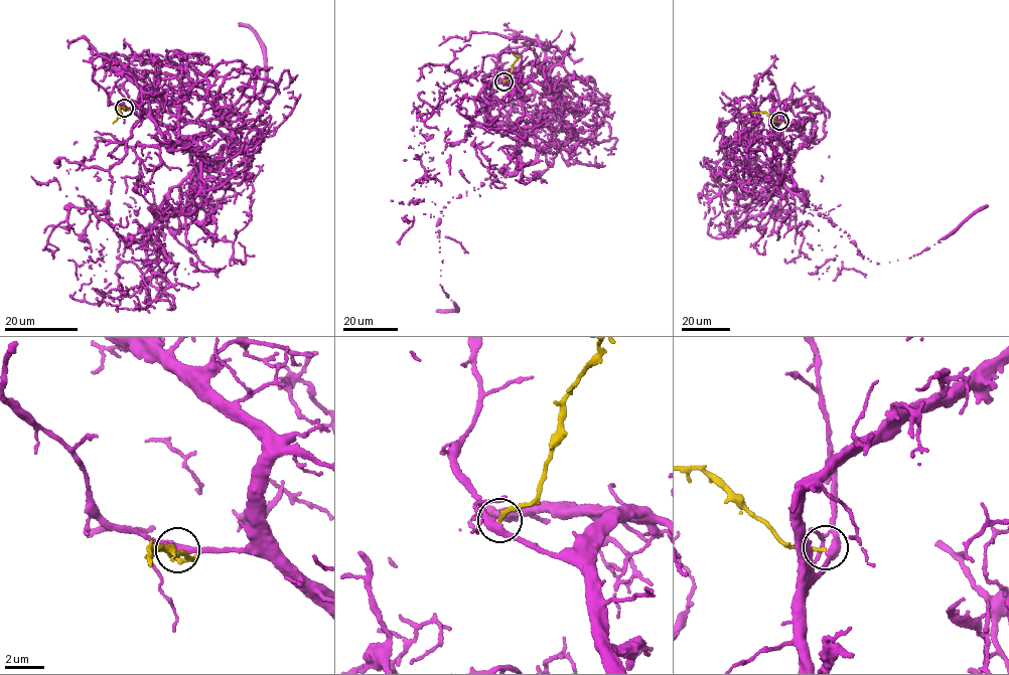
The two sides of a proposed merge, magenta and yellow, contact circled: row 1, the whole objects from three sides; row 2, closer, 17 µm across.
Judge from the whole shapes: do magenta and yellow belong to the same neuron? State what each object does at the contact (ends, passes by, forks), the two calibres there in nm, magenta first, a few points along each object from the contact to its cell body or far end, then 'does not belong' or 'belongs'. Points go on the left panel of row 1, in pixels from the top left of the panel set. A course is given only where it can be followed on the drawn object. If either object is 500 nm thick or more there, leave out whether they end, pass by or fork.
magenta passes by; yellow ends there; 400 nm thick on the magenta side, 190 nm on the other; magenta runs (125, 108), (196, 169), (128, 245), (66, 196), (91, 205), (101, 258), (157, 272), (173, 255); yellow runs (124, 109), (120, 108), (113, 123); belongs

